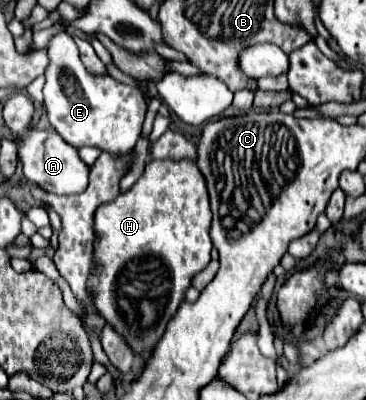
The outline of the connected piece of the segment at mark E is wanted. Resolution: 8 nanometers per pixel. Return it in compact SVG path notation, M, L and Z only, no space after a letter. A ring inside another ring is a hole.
M57 34L49 42L49 68L45 72L45 108L57 134L75 148L95 146L111 156L129 154L141 134L147 102L137 86L127 86L111 76L93 76L79 60L77 46L69 34Z

